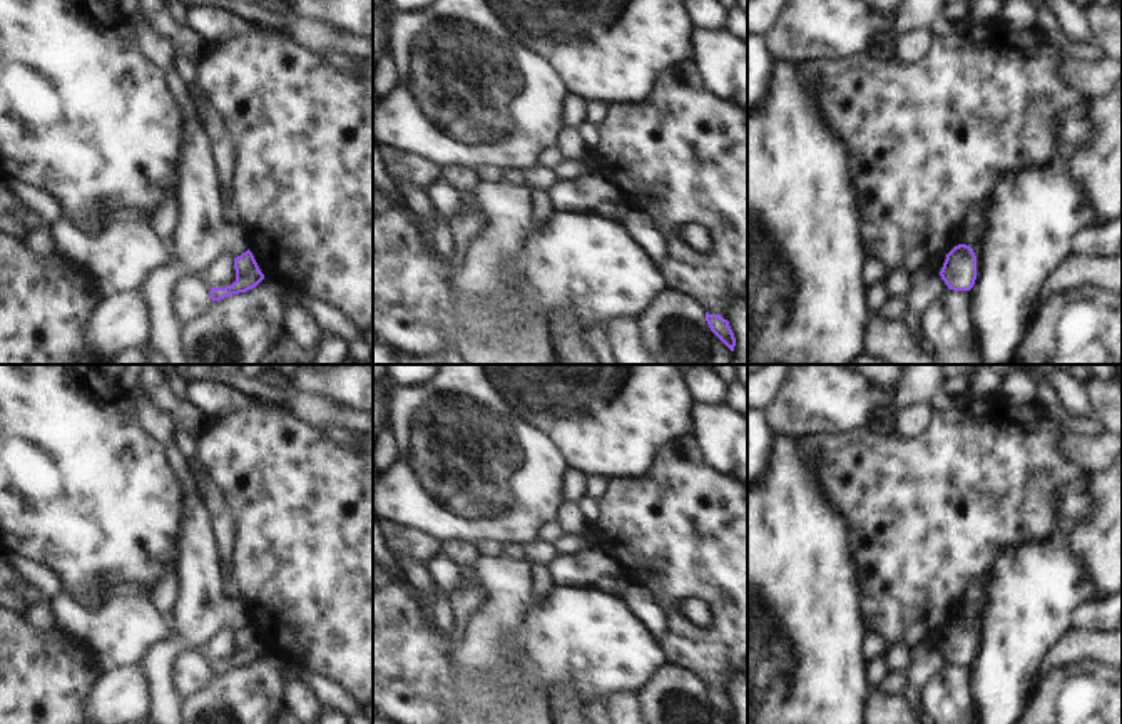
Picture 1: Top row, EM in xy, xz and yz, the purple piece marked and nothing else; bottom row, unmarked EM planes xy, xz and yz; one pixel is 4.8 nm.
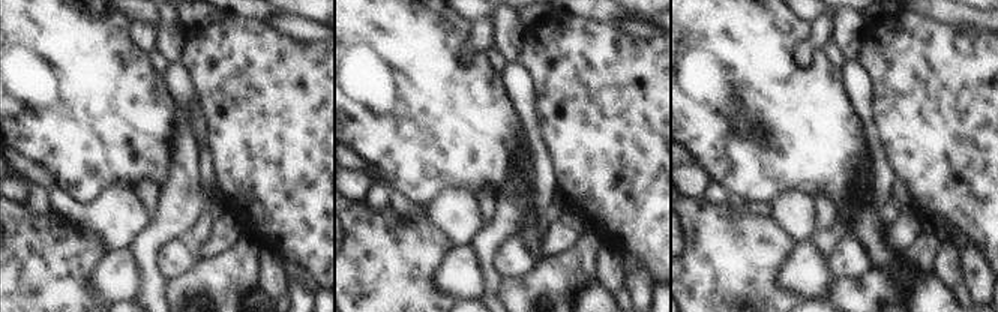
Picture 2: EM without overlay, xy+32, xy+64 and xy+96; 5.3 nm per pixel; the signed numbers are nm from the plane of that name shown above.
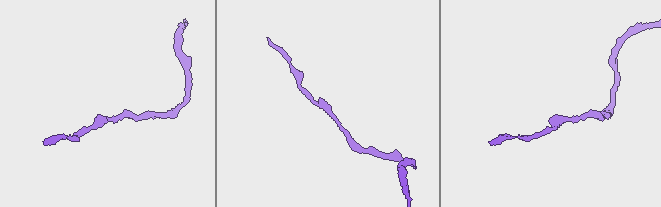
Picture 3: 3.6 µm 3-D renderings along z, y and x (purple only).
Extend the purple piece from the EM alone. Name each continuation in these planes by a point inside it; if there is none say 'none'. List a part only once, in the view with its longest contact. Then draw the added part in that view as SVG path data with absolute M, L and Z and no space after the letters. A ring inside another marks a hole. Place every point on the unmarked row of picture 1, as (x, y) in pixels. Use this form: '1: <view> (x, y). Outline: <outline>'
none.

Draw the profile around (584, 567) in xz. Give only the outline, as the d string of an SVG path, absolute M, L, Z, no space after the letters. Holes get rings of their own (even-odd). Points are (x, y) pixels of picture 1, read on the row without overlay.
M589 548L574 555L555 555L547 565L553 585L594 585L600 575L620 579L622 570L602 552Z

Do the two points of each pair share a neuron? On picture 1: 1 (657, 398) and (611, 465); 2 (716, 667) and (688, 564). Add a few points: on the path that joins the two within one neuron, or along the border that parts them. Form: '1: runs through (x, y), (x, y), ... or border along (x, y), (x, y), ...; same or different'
1: runs through (641, 415), (614, 442), (612, 448); same
2: runs through (721, 642), (721, 597), (713, 589); same

